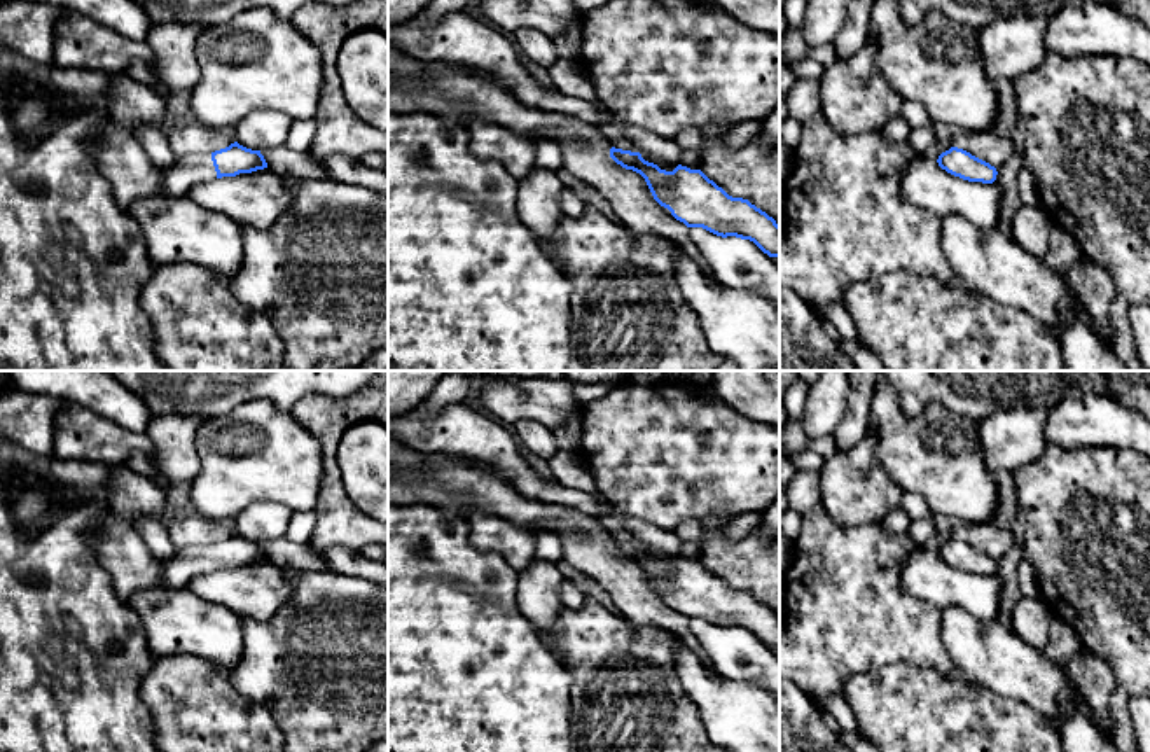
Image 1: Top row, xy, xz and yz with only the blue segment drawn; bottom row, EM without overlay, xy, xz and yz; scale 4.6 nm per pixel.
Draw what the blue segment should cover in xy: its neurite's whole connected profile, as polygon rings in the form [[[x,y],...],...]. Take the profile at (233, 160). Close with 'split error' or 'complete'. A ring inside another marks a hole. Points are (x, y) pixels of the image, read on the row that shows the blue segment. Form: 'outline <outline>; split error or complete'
outline [[[234,142],[215,152],[177,157],[171,166],[161,171],[161,182],[168,196],[187,196],[197,184],[264,168],[267,168],[267,163],[260,150],[252,150]]]; split error

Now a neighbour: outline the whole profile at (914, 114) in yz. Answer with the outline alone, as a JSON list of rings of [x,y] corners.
[[[904,101],[900,117],[911,126],[911,128],[921,128],[932,124],[930,115],[926,108],[918,101]]]

